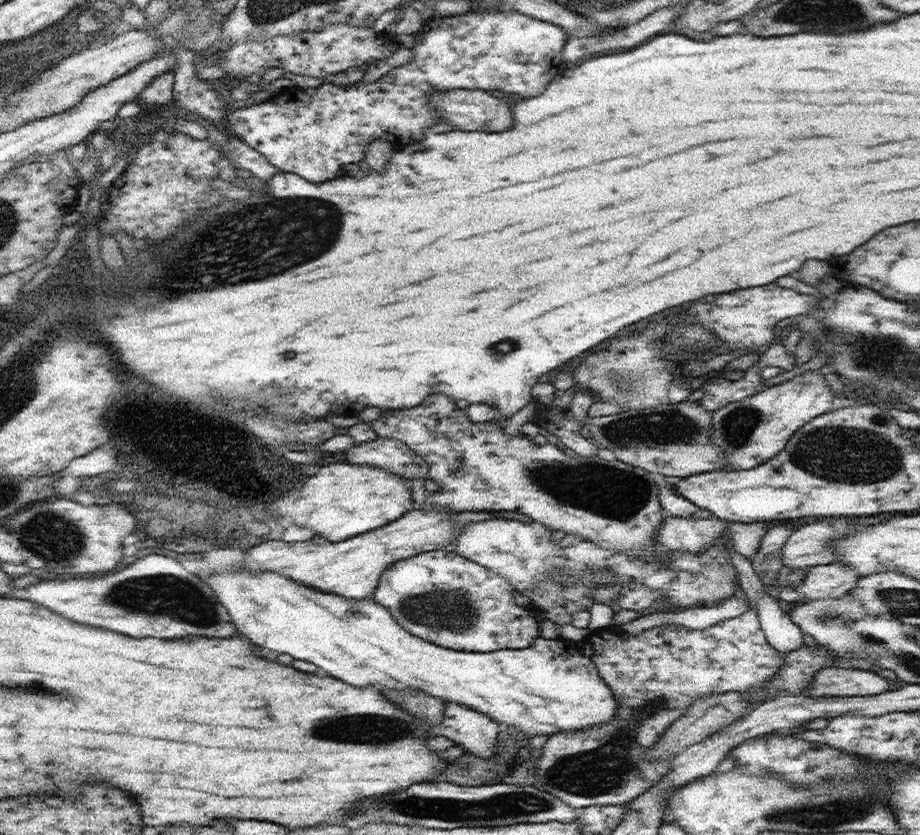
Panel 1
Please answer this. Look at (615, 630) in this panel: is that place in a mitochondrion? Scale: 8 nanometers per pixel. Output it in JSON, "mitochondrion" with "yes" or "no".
{"mitochondrion":"no"}

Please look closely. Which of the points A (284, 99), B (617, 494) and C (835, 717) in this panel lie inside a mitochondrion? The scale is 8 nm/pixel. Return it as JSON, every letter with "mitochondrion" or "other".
{"A":"other","B":"mitochondrion","C":"other"}

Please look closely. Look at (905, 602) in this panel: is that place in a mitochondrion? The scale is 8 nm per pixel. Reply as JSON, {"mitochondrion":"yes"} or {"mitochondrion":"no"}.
{"mitochondrion":"yes"}

